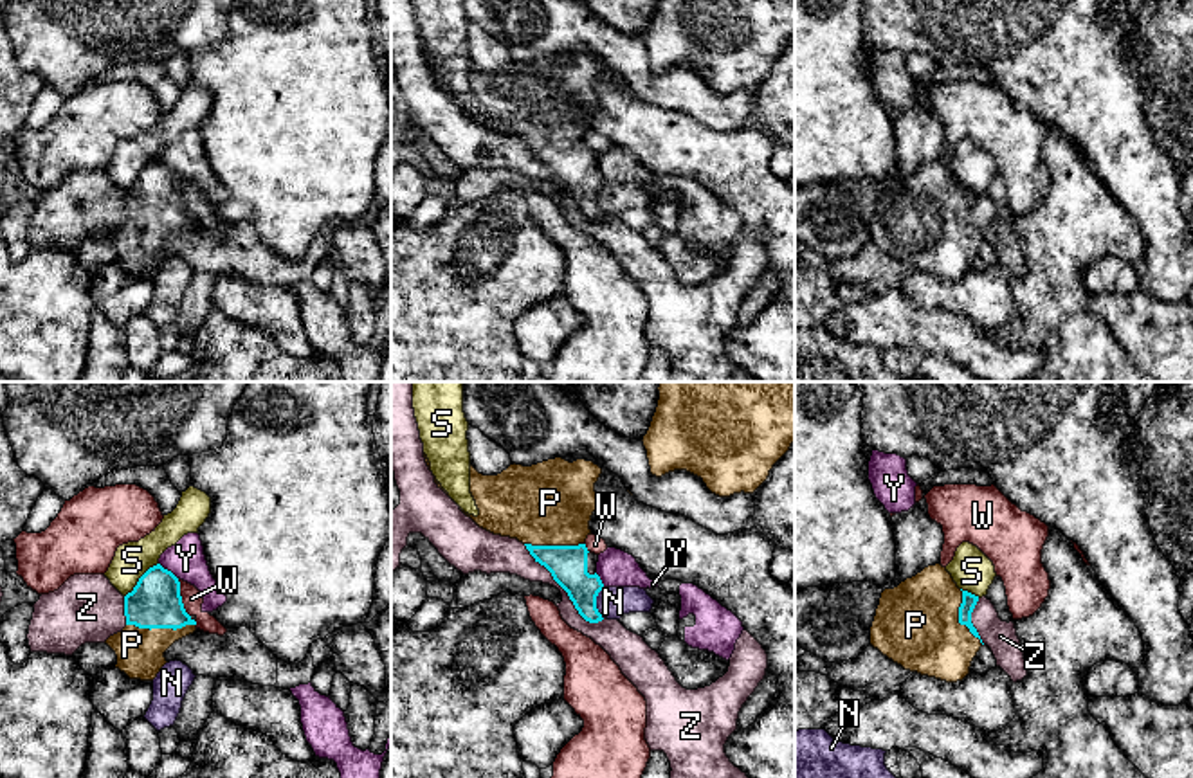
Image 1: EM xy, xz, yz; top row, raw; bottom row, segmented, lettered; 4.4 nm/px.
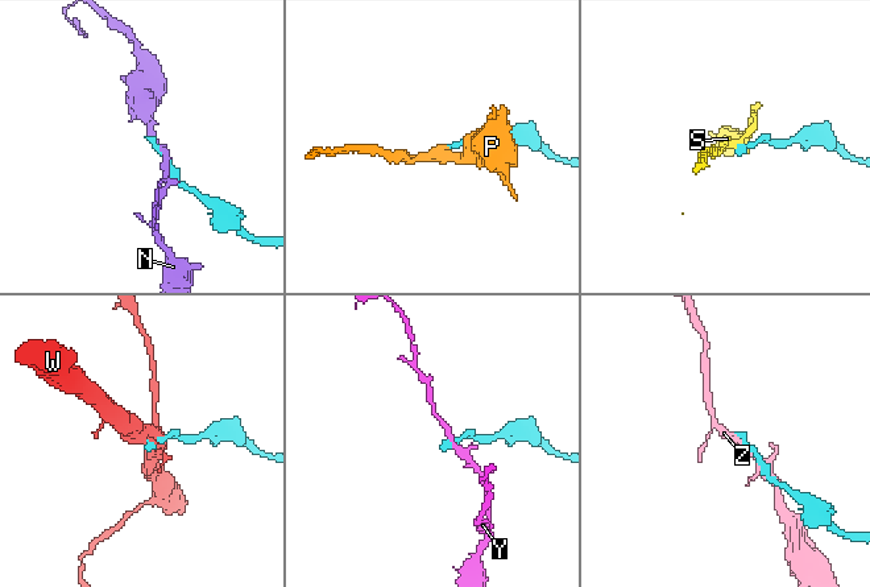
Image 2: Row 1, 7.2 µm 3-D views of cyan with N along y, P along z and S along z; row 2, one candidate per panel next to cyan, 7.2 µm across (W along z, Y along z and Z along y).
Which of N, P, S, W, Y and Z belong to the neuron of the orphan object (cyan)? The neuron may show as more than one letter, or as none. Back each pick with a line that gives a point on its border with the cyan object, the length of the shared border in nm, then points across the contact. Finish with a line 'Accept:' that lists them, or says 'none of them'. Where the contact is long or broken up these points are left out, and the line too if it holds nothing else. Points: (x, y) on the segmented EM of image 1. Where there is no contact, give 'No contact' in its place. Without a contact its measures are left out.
P: Touches cyan at xy (161, 627). Shared border 320 nm. Path across: xy (155, 602), (161, 627), (139, 652)
Accept: P

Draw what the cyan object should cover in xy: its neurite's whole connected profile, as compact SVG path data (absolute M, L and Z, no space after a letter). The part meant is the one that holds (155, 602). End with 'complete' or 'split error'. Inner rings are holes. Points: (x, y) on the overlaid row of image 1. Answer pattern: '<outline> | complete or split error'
M160 564L150 567L124 596L126 627L105 643L130 679L153 681L168 663L164 652L196 630L186 612L178 578Z | split error

